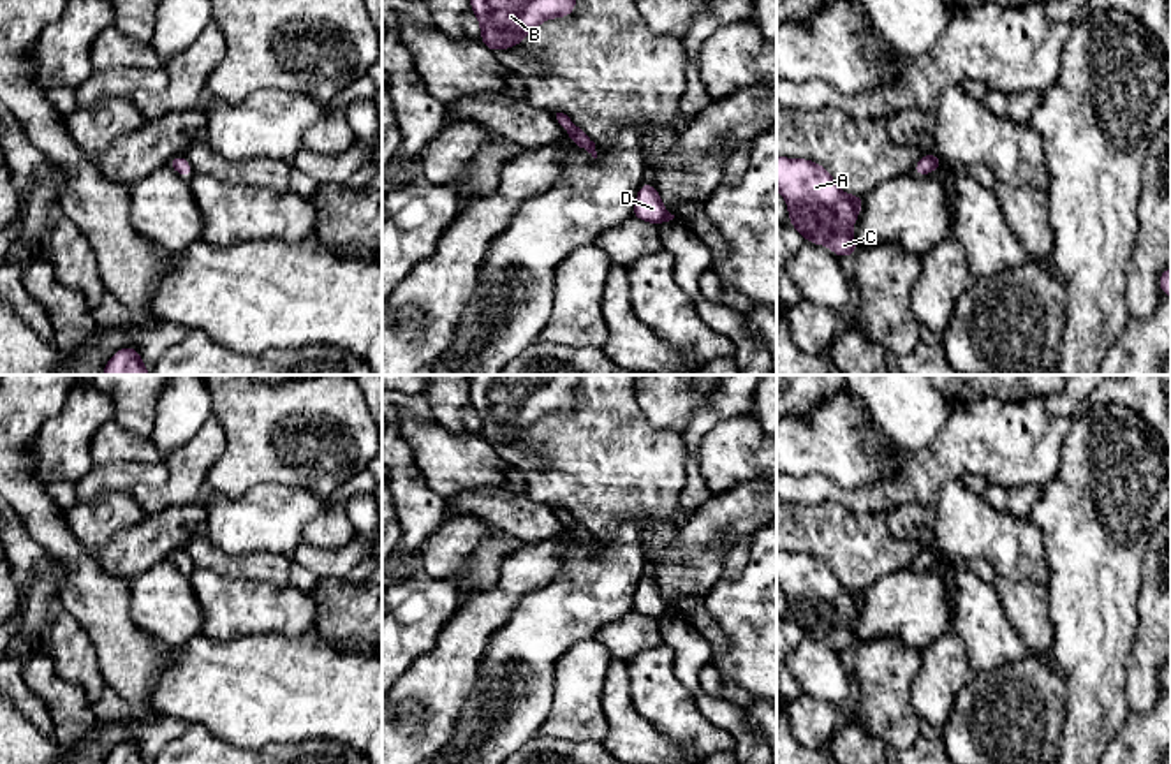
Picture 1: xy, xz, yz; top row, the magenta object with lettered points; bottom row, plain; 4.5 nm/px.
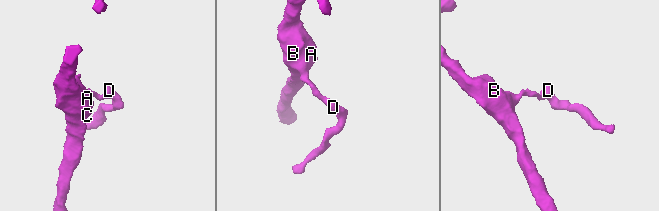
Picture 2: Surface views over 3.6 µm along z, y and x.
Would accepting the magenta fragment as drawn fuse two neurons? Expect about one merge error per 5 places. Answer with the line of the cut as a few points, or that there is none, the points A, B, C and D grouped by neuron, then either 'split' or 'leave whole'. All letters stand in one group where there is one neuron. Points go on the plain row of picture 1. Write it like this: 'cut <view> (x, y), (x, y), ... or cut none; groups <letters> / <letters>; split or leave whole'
cut none; groups A B C D; leave whole

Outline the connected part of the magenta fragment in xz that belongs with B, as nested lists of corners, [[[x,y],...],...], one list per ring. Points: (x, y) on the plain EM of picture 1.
[[[465,375],[481,437],[498,447],[519,440],[542,415],[576,405],[579,375]]]

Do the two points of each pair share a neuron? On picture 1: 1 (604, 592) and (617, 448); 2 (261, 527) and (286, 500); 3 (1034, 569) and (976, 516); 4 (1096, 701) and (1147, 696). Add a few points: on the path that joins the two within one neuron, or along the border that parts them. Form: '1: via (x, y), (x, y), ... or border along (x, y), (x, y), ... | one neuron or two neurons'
1: border along (596, 541), (641, 521), (645, 560) | two neurons
2: via (268, 520), (280, 507) | one neuron
3: via (1020, 555), (990, 530) | one neuron
4: border along (1126, 657), (1126, 706), (1129, 710) | two neurons

